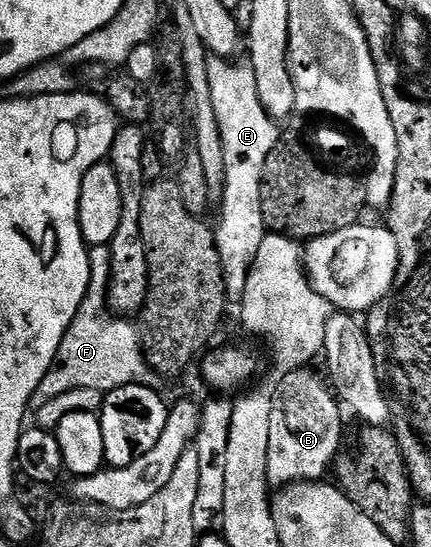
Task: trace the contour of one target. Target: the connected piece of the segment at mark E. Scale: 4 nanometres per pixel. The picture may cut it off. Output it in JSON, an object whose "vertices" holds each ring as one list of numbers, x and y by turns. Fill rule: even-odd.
{"vertices":[[225,58,210,59,209,76,211,102,214,103,223,161,226,162,225,188,219,201,221,221,215,224,215,235,219,258,223,262,225,295,230,305,237,306,243,298,243,290,247,290,247,274,255,262,255,254,259,254,259,246,267,234,261,205,261,179,267,154,271,154,279,139,279,124,267,114,263,102,259,102,252,67,233,63,237,62]]}

